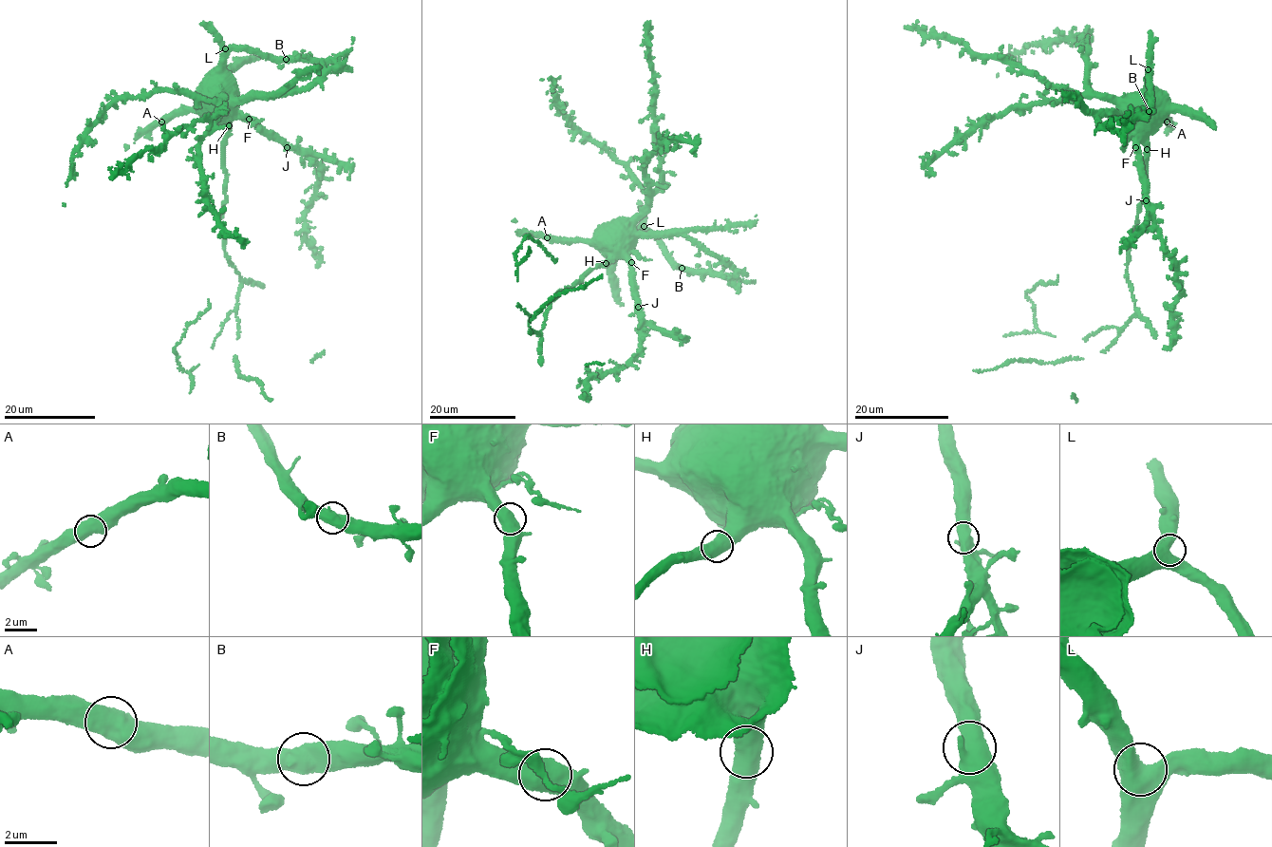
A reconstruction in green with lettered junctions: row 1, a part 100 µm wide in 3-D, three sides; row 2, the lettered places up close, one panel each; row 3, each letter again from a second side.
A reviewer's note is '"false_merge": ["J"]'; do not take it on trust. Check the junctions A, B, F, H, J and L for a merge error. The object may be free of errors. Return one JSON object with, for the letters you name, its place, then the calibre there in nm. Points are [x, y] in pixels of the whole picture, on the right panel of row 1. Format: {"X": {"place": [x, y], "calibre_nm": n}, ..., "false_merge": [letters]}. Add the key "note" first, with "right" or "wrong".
{"note": "wrong", "false_merge": []}

